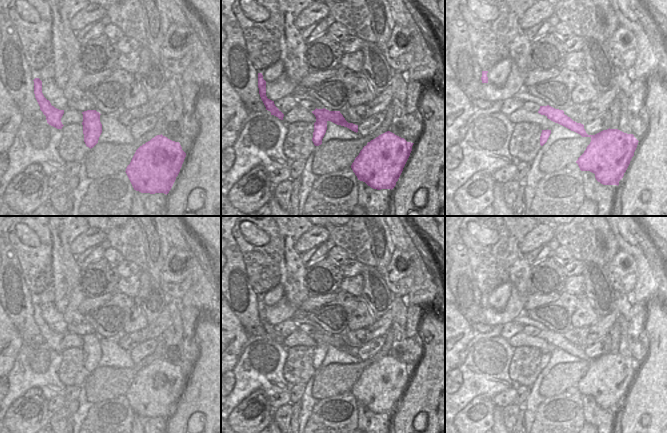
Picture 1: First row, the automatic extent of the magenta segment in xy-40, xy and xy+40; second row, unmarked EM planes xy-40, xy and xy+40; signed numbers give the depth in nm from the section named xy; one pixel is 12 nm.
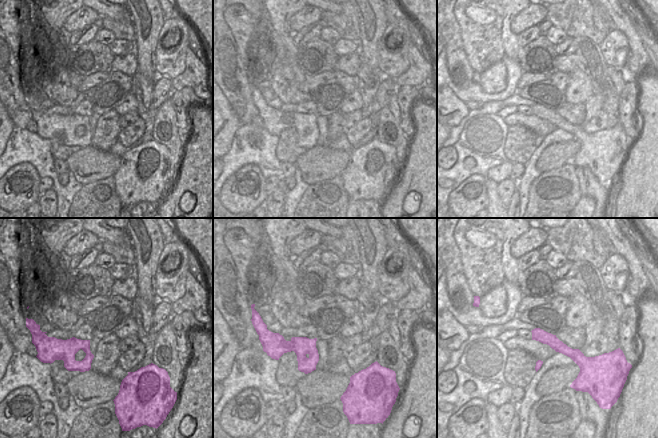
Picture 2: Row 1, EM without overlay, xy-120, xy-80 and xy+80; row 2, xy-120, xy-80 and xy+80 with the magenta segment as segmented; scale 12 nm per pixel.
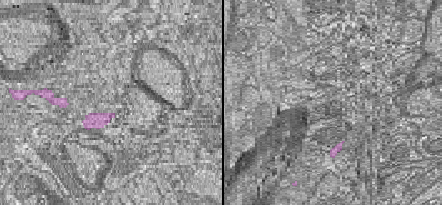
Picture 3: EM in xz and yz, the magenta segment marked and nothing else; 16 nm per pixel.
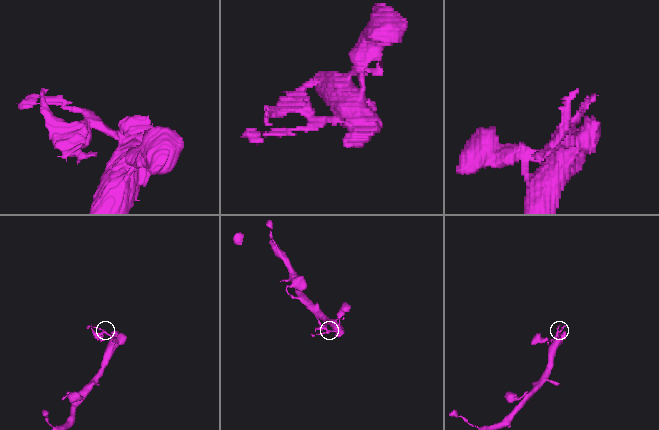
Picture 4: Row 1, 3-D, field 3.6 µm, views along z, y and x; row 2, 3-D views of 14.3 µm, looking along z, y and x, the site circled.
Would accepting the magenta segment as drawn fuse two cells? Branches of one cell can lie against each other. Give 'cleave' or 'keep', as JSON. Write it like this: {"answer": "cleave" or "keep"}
{"answer": "cleave"}

